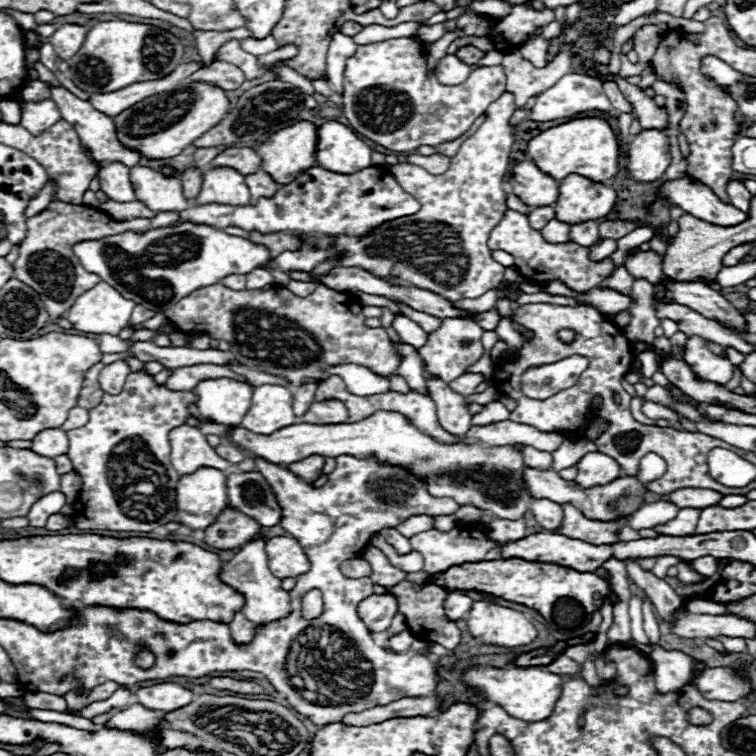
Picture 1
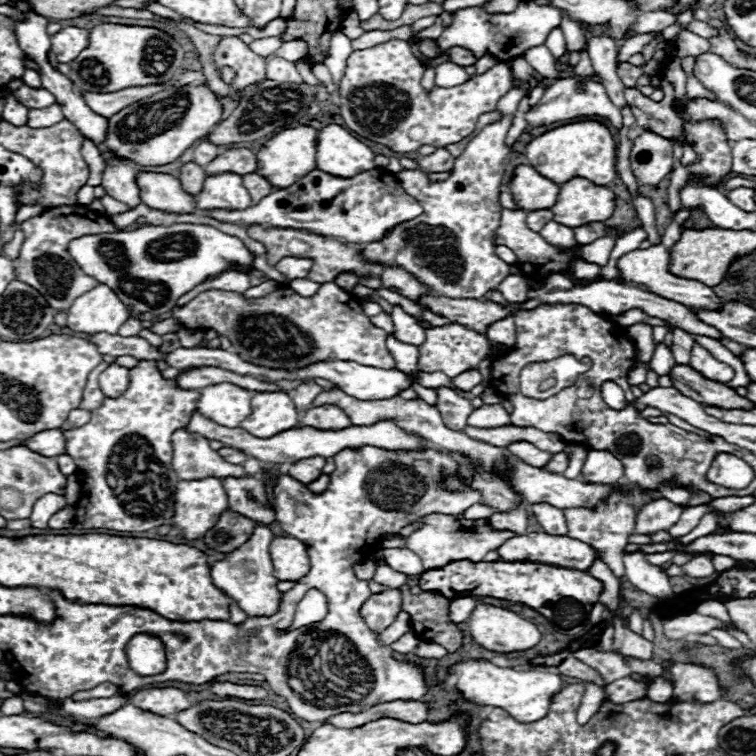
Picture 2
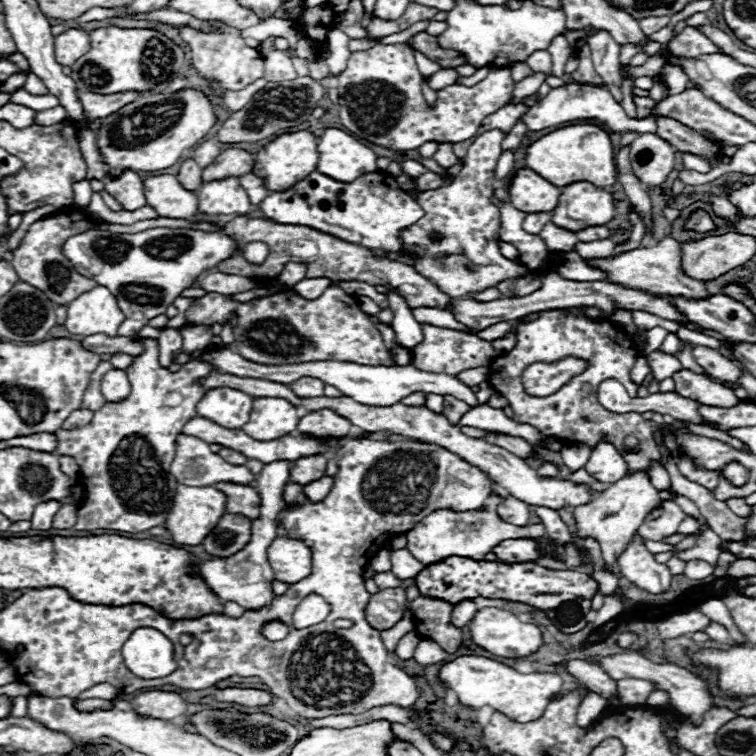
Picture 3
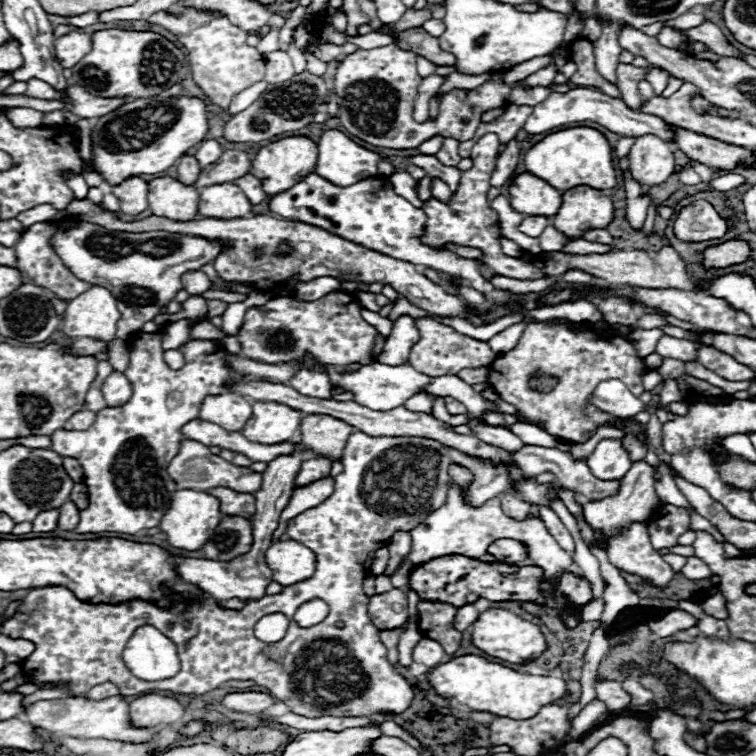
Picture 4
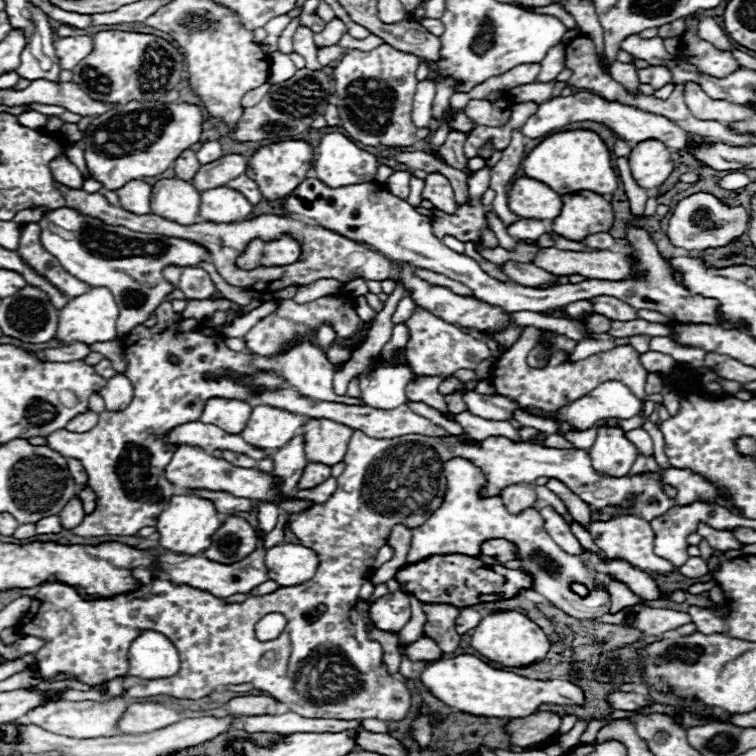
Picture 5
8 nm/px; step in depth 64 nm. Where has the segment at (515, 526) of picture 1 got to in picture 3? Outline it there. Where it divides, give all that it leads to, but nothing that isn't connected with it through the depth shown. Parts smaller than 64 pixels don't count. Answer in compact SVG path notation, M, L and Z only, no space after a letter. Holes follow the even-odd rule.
M512 496L504 498L504 502L498 506L498 516L504 522L512 522L514 526L526 526L528 524L528 504L516 502Z

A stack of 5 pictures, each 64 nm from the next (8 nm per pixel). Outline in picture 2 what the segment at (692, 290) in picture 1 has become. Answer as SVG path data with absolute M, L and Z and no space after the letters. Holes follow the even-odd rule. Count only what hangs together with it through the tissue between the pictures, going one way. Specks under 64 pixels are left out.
M672 220L672 224L666 228L664 236L662 236L662 244L660 246L650 246L646 250L632 250L628 254L624 254L620 260L618 260L618 268L620 268L620 276L624 278L626 284L634 284L634 286L640 286L644 284L650 292L654 294L660 294L662 298L672 298L674 302L684 302L684 306L688 308L694 308L694 310L702 310L702 308L708 308L708 310L718 310L724 302L720 296L714 294L714 290L698 280L686 280L686 278L678 278L674 274L668 272L668 264L670 264L670 248L678 242L680 238L680 226L678 222Z

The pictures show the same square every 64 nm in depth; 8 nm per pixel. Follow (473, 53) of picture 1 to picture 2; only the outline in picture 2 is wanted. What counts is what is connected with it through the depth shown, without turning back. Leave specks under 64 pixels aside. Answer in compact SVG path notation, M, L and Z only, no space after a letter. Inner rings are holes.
M460 46L448 50L448 56L450 56L450 60L456 62L458 66L472 66L472 64L476 64L476 56L474 56L470 50L464 50L464 48L460 48Z

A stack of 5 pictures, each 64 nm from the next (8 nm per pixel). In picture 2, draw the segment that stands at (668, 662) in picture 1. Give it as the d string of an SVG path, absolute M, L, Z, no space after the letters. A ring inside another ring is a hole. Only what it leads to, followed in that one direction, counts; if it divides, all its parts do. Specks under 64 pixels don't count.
M658 676L652 680L650 684L650 690L648 690L648 698L650 700L656 700L656 702L666 702L668 698L672 698L672 690L674 690L674 682Z

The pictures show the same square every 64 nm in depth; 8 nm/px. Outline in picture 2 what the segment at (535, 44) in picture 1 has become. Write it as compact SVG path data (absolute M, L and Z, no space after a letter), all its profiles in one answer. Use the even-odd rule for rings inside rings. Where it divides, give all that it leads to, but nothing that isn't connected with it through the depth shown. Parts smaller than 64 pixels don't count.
M542 44L542 46L534 46L534 48L528 48L522 58L542 76L546 78L554 78L556 76L556 60L552 56L552 52Z

